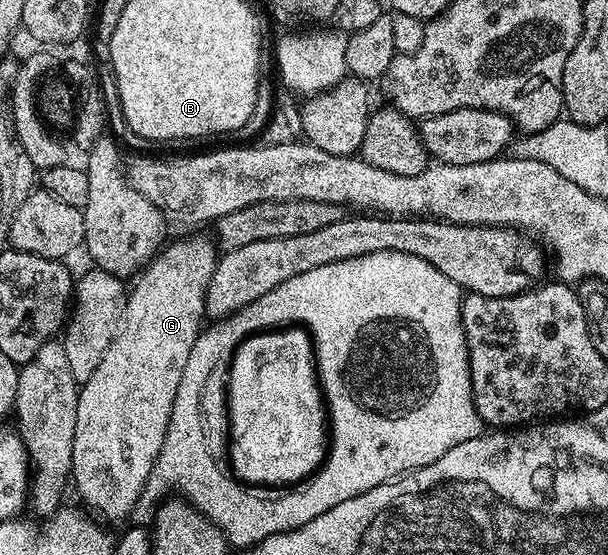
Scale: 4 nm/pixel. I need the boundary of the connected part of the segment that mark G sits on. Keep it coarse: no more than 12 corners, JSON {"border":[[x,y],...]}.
{"border":[[169,243],[79,385],[70,480],[97,521],[137,511],[217,245]]}

